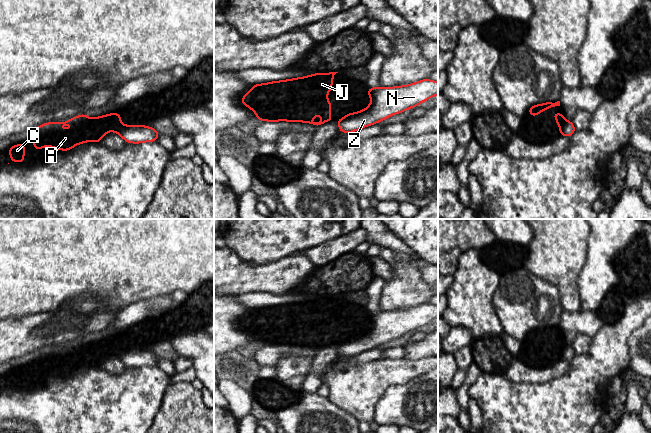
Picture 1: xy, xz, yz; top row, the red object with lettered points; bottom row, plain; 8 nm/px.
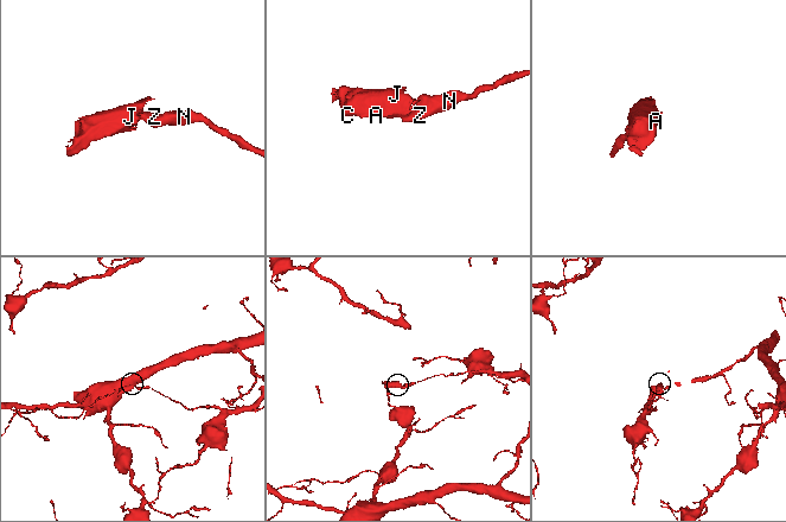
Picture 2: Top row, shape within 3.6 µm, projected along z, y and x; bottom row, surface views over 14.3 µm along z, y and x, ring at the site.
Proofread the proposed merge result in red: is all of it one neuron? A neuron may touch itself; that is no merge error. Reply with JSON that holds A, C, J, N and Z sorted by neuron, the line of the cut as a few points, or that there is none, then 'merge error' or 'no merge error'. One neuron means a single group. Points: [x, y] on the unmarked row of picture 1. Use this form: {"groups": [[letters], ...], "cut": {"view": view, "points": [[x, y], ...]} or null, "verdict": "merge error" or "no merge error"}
{"groups": [["A", "C", "J"], ["N", "Z"]], "cut": {"view": "yz", "points": [[565, 345], [560, 359]]}, "verdict": "merge error"}

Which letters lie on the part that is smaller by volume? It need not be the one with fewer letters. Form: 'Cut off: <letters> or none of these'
Cut off: A, C, J

